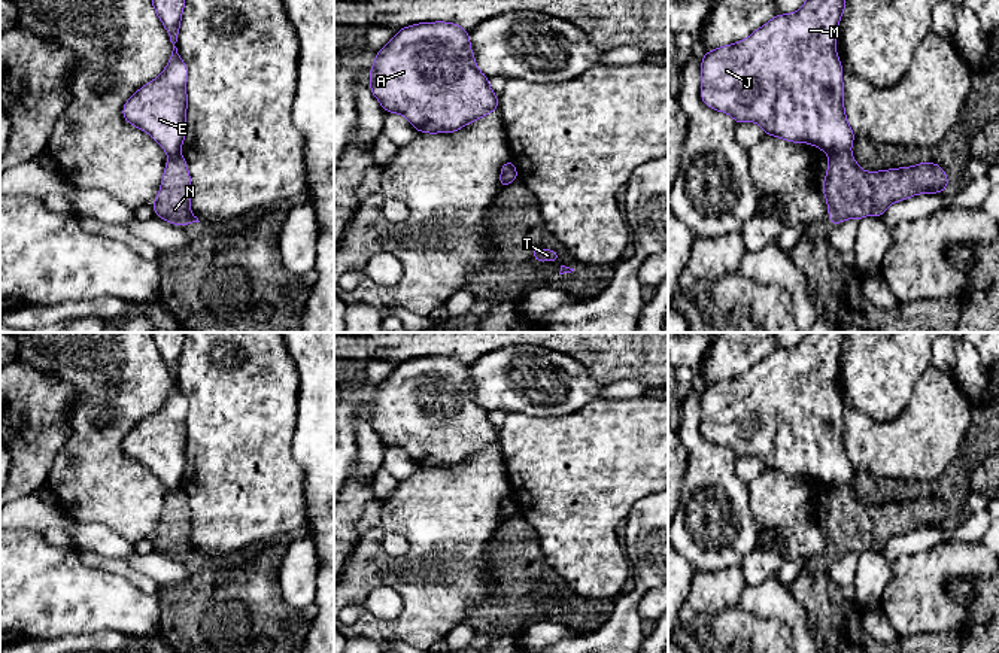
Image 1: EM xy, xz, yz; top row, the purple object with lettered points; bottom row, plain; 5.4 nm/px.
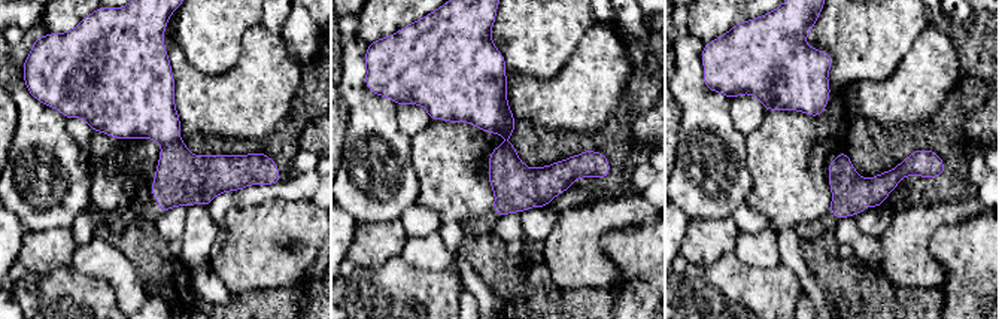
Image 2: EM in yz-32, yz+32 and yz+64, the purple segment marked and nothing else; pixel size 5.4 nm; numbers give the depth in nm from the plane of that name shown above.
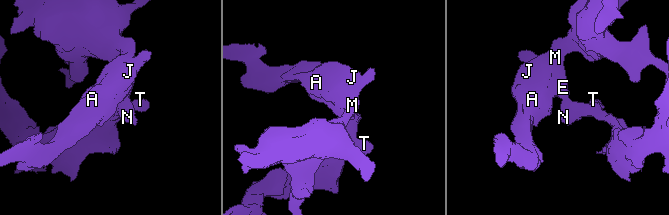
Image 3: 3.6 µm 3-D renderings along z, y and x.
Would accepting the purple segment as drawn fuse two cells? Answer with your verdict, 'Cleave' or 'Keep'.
Cleave

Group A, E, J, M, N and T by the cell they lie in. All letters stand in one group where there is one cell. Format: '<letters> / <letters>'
A E J M / N T

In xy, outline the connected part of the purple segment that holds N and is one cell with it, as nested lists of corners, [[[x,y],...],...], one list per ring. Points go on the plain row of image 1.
[[[182,488],[168,489],[160,526],[152,537],[155,549],[173,559],[200,556],[189,544],[191,508]]]

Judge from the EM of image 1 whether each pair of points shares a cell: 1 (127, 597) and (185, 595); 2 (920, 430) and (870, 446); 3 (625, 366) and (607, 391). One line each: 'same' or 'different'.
1: different
2: same
3: different

